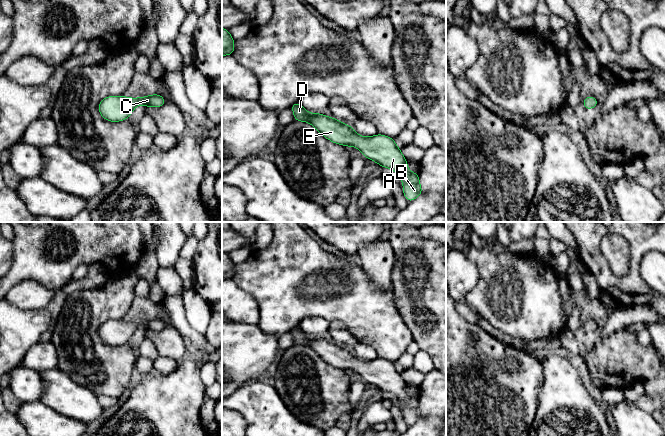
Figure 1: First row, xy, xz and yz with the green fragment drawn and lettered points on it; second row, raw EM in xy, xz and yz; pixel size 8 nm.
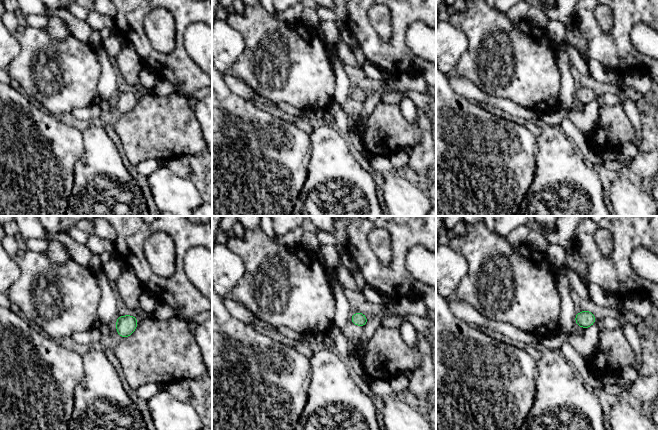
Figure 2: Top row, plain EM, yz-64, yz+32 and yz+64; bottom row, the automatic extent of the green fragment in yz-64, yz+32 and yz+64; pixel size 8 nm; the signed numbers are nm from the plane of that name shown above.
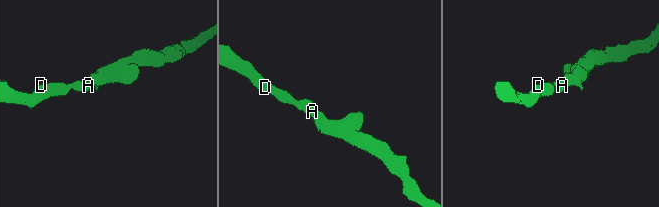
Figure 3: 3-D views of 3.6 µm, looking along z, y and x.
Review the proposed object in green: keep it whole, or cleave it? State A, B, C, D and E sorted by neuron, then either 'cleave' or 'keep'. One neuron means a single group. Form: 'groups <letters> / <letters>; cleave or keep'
groups A B C D E; keep

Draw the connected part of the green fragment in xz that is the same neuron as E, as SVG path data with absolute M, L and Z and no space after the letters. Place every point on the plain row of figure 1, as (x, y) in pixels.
M295 326L291 333L295 345L308 346L328 364L347 371L354 370L363 377L365 382L377 386L381 391L396 395L403 405L404 420L409 426L424 416L419 407L418 397L408 394L407 384L396 370L394 363L382 358L361 361L354 355L353 351L321 337L309 337L299 326Z

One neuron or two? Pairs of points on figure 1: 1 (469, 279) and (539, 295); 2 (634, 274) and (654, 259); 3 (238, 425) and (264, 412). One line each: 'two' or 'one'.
1: two
2: two
3: two

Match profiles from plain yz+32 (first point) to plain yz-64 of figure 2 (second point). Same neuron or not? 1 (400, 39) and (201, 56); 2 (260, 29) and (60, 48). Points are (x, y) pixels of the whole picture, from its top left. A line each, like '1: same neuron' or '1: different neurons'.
1: different neurons
2: same neuron

